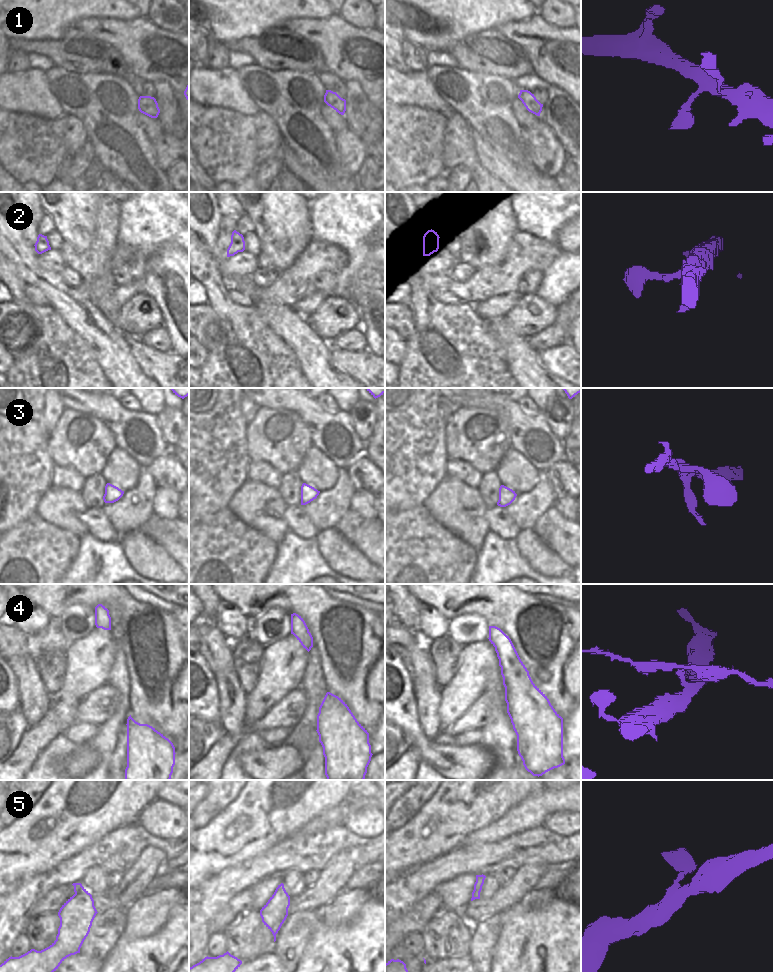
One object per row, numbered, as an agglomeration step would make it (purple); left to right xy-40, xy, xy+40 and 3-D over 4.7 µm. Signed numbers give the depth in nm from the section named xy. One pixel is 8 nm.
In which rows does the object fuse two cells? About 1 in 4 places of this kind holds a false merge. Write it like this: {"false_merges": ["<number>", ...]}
{"false_merges": ["4"]}

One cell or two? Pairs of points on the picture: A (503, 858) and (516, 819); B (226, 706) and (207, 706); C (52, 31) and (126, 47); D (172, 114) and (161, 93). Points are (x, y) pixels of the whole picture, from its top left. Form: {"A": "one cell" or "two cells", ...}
{"A": "two cells", "B": "two cells", "C": "two cells", "D": "one cell"}

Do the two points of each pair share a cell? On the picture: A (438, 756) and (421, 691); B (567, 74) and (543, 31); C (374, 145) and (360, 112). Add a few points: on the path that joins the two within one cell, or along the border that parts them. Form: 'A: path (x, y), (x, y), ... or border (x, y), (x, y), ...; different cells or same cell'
A: border (418, 720), (421, 730), (432, 740); different cells
B: path (545, 58), (538, 58), (512, 33), (521, 31); same cell
C: path (374, 137), (365, 120); same cell

